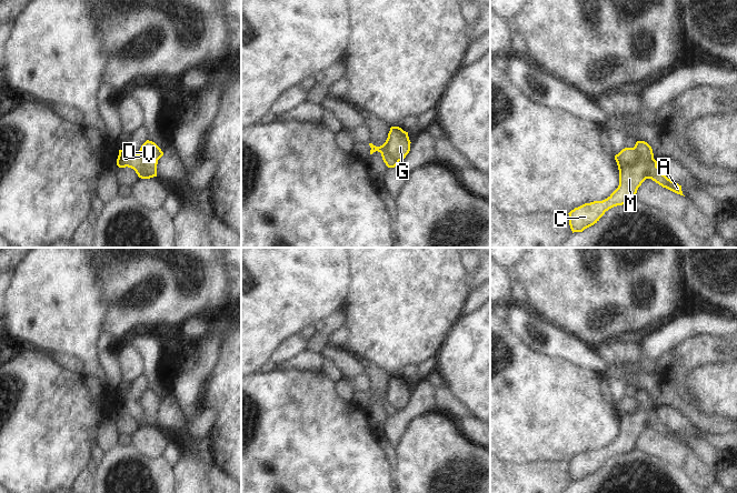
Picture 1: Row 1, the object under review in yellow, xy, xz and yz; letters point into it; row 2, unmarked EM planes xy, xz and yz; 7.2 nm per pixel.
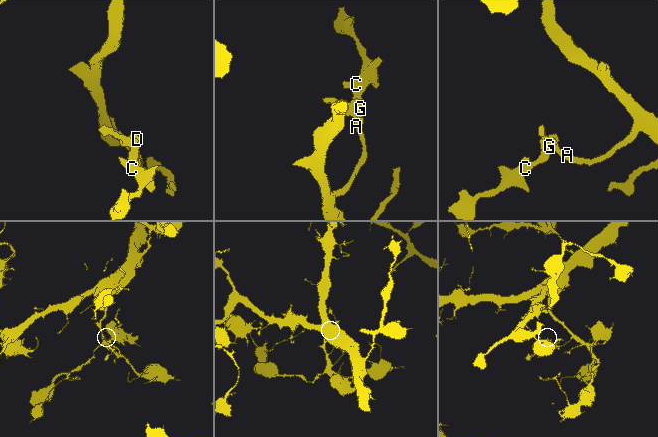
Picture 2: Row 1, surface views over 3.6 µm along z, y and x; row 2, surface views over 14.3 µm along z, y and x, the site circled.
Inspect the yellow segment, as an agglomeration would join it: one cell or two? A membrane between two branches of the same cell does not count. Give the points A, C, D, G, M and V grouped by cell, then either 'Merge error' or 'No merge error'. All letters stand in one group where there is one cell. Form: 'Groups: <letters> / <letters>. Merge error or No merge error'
Groups: A V / C D G M. Merge error

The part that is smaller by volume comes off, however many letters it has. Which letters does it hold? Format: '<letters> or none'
C, D, G, M

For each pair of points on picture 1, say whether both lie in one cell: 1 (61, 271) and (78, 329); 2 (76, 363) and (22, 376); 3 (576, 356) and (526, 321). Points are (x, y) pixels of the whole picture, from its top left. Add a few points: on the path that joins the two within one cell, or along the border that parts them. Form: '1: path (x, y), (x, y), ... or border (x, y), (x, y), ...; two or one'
1: path (61, 285), (61, 312), (63, 314); one
2: border (50, 354), (56, 362), (79, 374); two
3: path (564, 344), (551, 341), (538, 331); one

